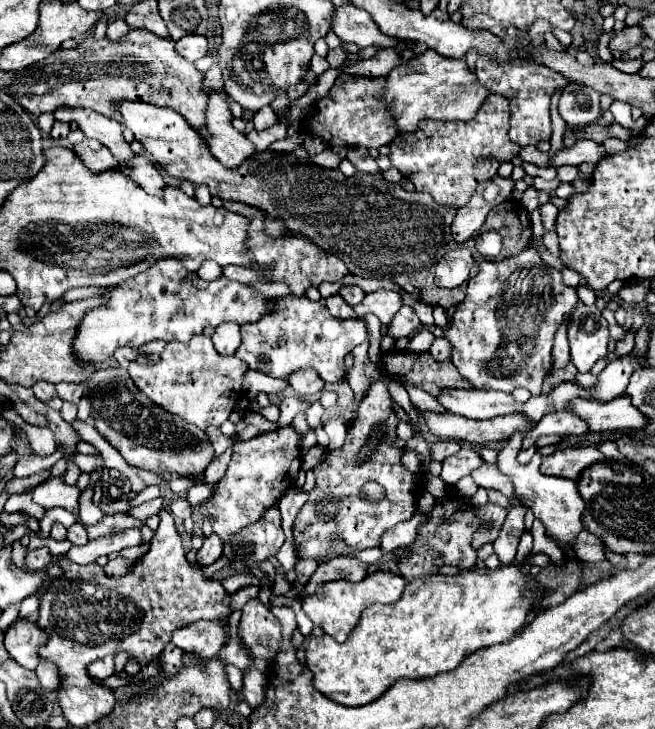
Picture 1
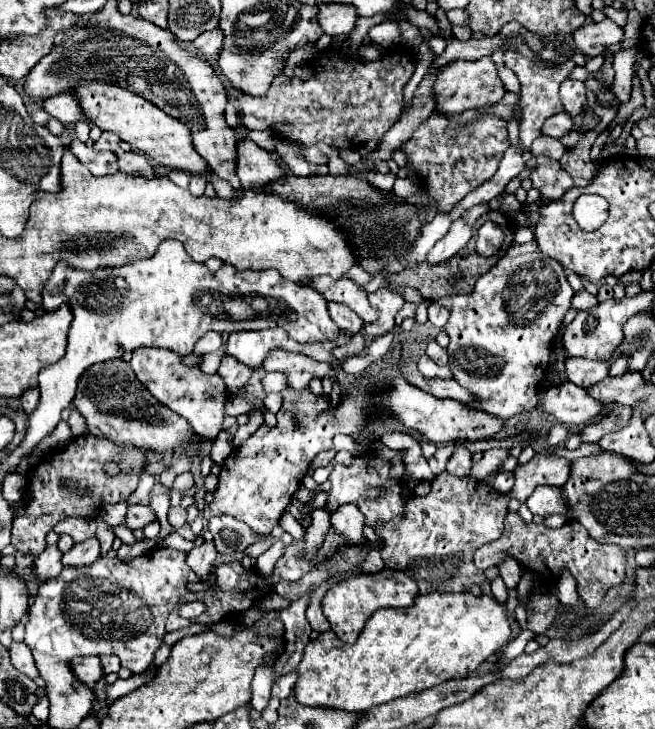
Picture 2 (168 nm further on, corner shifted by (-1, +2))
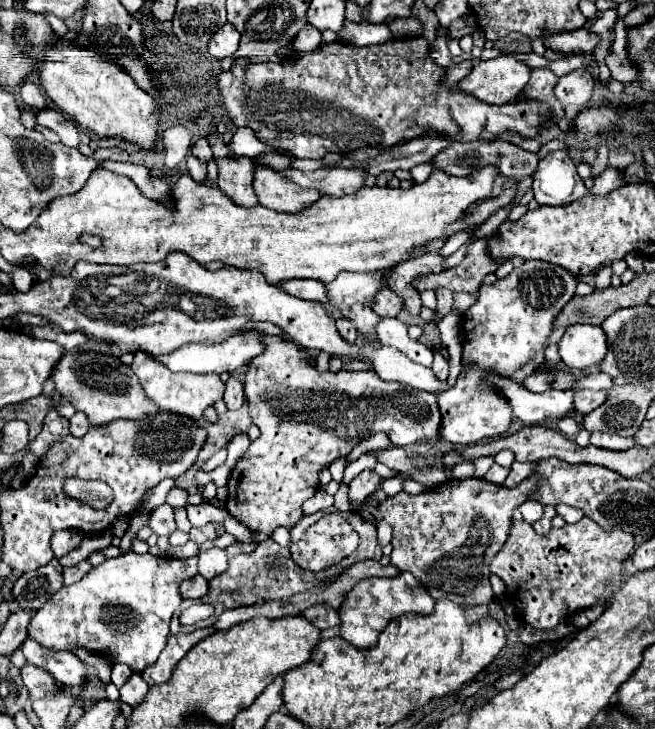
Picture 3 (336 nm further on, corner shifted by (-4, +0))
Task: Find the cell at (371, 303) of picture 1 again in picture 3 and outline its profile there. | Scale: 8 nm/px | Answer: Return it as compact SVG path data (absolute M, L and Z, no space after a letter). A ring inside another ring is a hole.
M384 287L376 293L376 297L372 301L372 309L380 317L396 317L402 311L402 297L396 295L392 289Z

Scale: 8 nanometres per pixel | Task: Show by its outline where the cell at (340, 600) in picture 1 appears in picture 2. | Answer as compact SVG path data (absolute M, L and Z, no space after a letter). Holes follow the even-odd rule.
M383 569L379 573L363 573L357 577L349 577L337 585L333 585L323 601L323 615L329 619L331 623L331 631L345 643L353 643L357 639L357 635L361 633L365 621L373 615L373 611L381 609L381 607L411 607L413 599L417 595L417 583L409 577L405 577L405 573L395 571L395 569Z

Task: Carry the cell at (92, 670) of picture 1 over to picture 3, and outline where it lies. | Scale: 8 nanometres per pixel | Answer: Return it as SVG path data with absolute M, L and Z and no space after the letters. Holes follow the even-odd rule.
M26 639L22 651L28 663L46 669L62 685L82 687L86 683L86 667L74 653L40 647L40 643L36 643L34 639Z

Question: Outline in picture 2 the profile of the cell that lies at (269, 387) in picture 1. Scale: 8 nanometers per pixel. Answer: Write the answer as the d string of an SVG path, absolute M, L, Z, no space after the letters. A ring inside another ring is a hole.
M223 353L221 365L219 365L219 371L217 373L225 379L229 393L233 393L239 387L247 385L247 381L253 375L253 369L249 369L247 365L241 365L241 361L237 361L235 357L229 357L227 353Z

